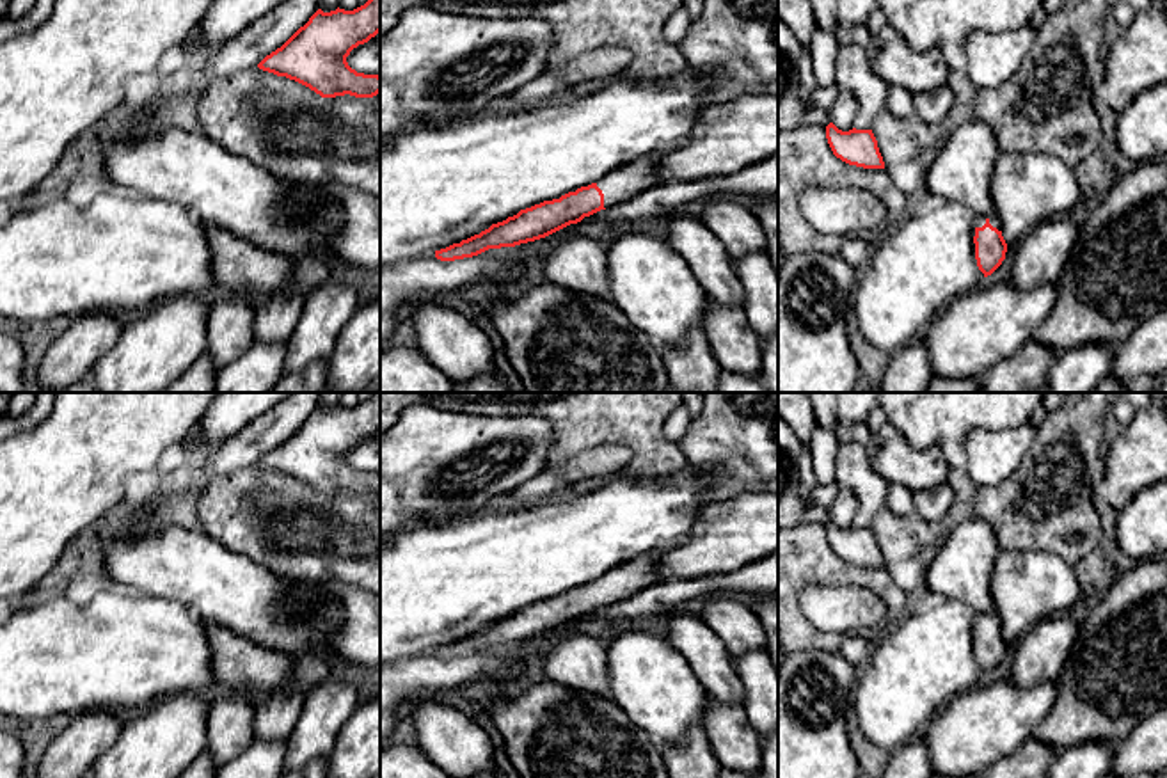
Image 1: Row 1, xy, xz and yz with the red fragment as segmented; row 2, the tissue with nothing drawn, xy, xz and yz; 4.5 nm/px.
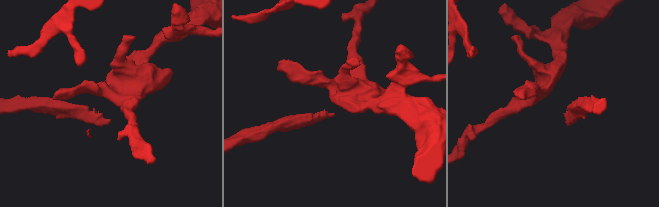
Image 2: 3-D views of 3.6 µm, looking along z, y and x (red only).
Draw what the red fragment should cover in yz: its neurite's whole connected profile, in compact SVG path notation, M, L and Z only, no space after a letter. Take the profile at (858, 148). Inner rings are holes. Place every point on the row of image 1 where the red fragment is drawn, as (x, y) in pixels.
M833 123L826 126L828 144L837 158L863 169L885 169L872 130L842 131Z

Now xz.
M655 151L600 178L597 183L568 192L560 199L544 201L460 243L435 250L441 261L455 261L478 256L488 249L515 247L545 238L570 224L581 222L600 210L615 208L661 181L654 167L666 151Z

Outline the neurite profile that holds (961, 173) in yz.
M972 119L941 146L925 171L924 194L963 204L975 215L993 215L991 176L1000 155L995 131Z

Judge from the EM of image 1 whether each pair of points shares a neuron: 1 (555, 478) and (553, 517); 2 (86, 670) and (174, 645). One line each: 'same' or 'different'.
1: different
2: same

